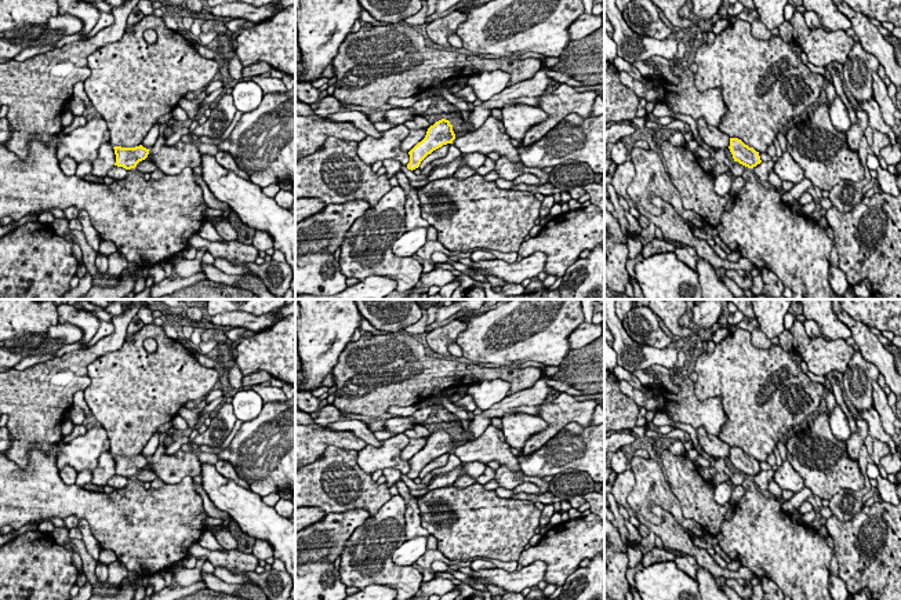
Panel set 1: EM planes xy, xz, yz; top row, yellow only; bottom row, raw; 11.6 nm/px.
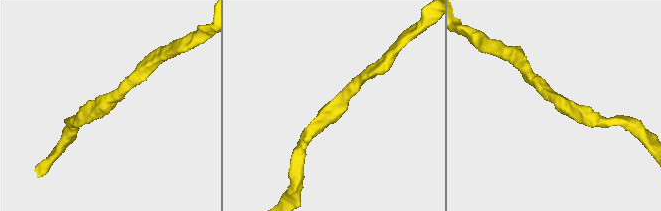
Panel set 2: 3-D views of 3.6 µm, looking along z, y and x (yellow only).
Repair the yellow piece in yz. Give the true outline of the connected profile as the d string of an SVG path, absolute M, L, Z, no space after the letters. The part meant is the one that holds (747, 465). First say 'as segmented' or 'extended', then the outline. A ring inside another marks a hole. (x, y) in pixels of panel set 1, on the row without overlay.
as segmented; M730 447L729 458L734 470L738 470L748 477L753 477L762 472L759 461L756 461L753 457L749 457L738 447Z

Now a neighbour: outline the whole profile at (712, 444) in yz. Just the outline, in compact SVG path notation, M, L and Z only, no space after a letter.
M702 426L697 429L697 437L704 451L717 459L729 458L730 446L722 441L717 436L708 433Z

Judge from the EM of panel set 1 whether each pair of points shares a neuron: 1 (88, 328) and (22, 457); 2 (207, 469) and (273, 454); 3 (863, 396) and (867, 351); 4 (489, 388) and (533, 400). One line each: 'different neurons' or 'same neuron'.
1: different neurons
2: different neurons
3: different neurons
4: different neurons

